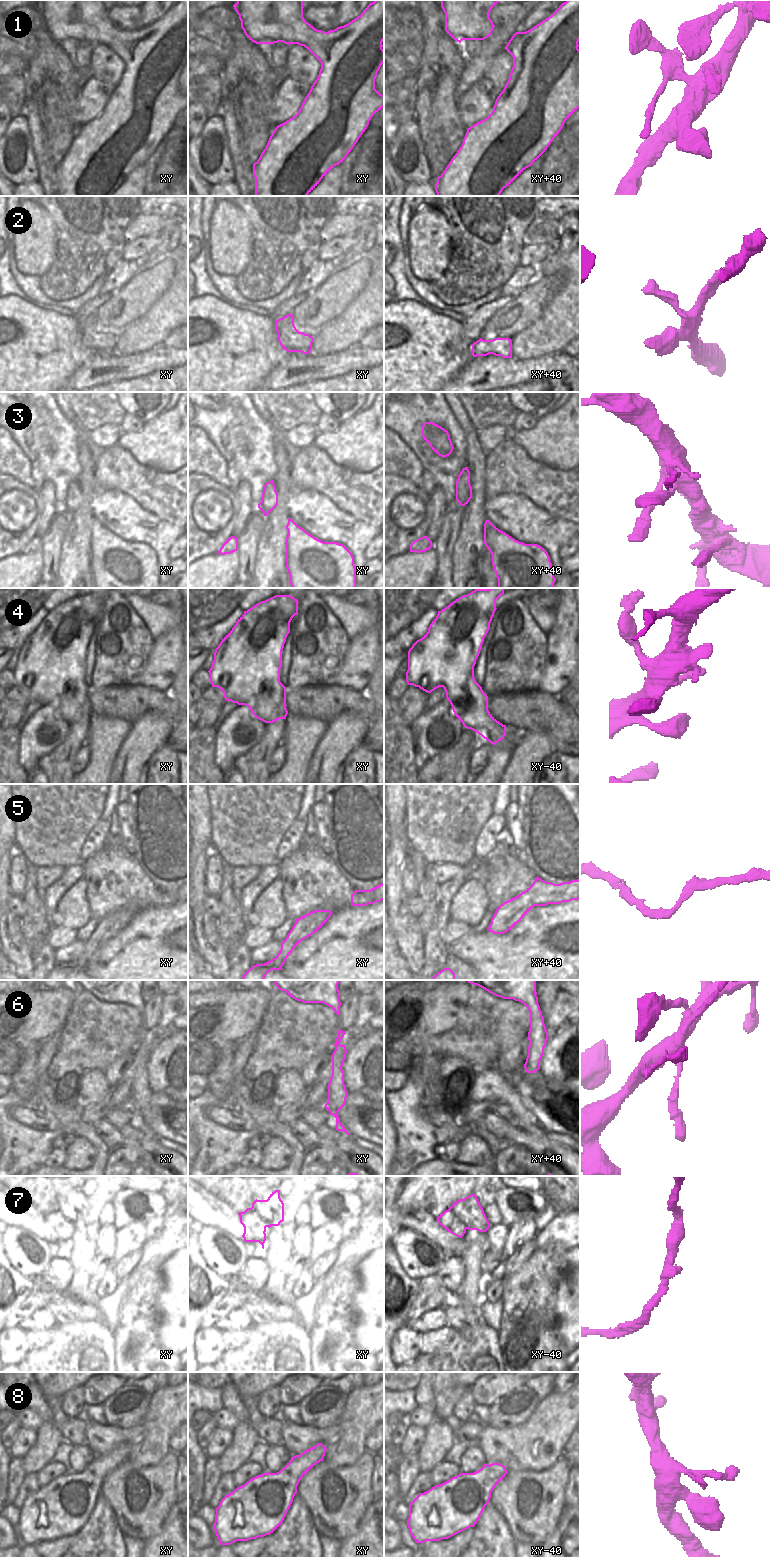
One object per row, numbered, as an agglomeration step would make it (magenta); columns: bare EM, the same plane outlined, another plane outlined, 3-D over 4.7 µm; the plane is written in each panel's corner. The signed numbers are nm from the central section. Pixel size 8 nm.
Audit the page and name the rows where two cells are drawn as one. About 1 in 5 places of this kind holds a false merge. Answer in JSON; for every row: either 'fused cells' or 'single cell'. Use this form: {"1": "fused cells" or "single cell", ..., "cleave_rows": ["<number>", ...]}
{"1": "single cell", "2": "single cell", "3": "single cell", "4": "single cell", "5": "single cell", "6": "single cell", "7": "single cell", "8": "single cell", "cleave_rows": []}

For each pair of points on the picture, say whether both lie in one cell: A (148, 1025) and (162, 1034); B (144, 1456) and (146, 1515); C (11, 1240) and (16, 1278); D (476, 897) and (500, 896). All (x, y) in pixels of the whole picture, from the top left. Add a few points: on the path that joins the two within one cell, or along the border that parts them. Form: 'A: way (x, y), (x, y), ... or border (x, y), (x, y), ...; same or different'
A: border (157, 1028), (150, 1031); different
B: border (165, 1454), (157, 1464), (138, 1465), (127, 1460); different
C: border (10, 1259), (19, 1269), (35, 1274); different
D: border (482, 882), (489, 903); different

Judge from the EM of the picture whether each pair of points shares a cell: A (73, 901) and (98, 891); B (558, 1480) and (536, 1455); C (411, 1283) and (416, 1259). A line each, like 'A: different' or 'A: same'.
A: different
B: different
C: different

